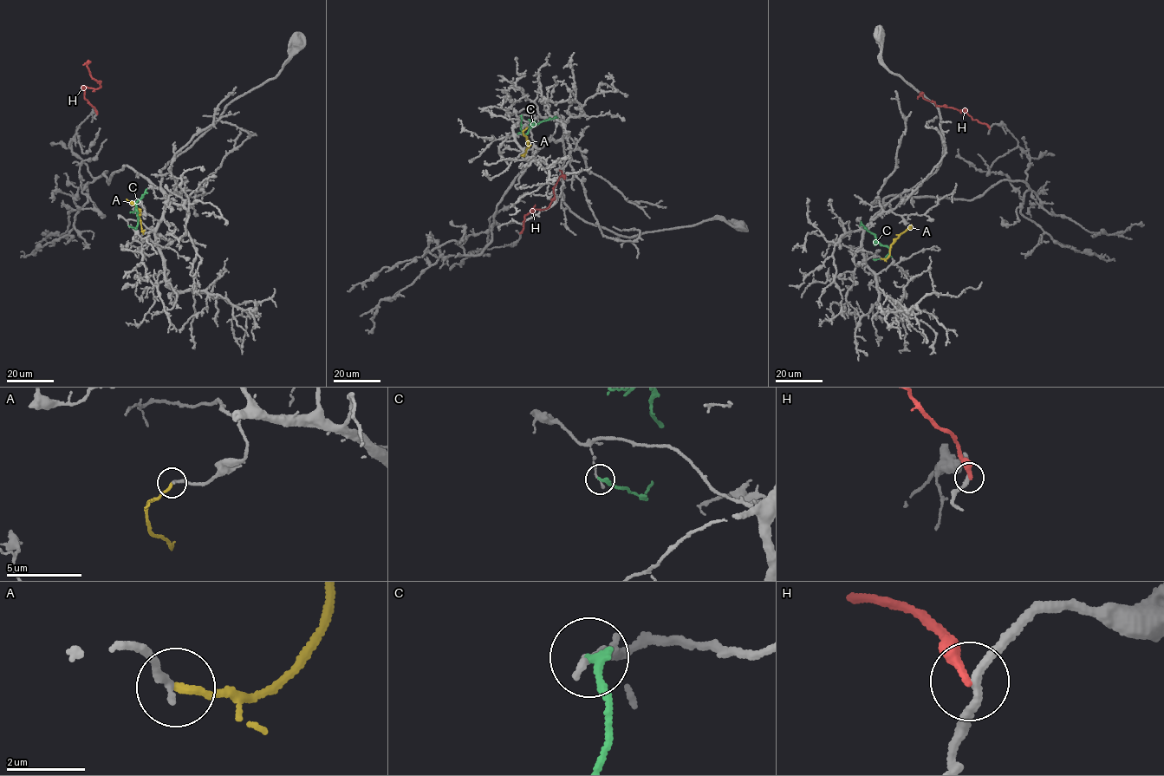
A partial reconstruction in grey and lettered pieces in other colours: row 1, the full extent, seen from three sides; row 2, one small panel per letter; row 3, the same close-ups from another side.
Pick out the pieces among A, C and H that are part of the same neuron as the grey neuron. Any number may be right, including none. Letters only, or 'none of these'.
A

